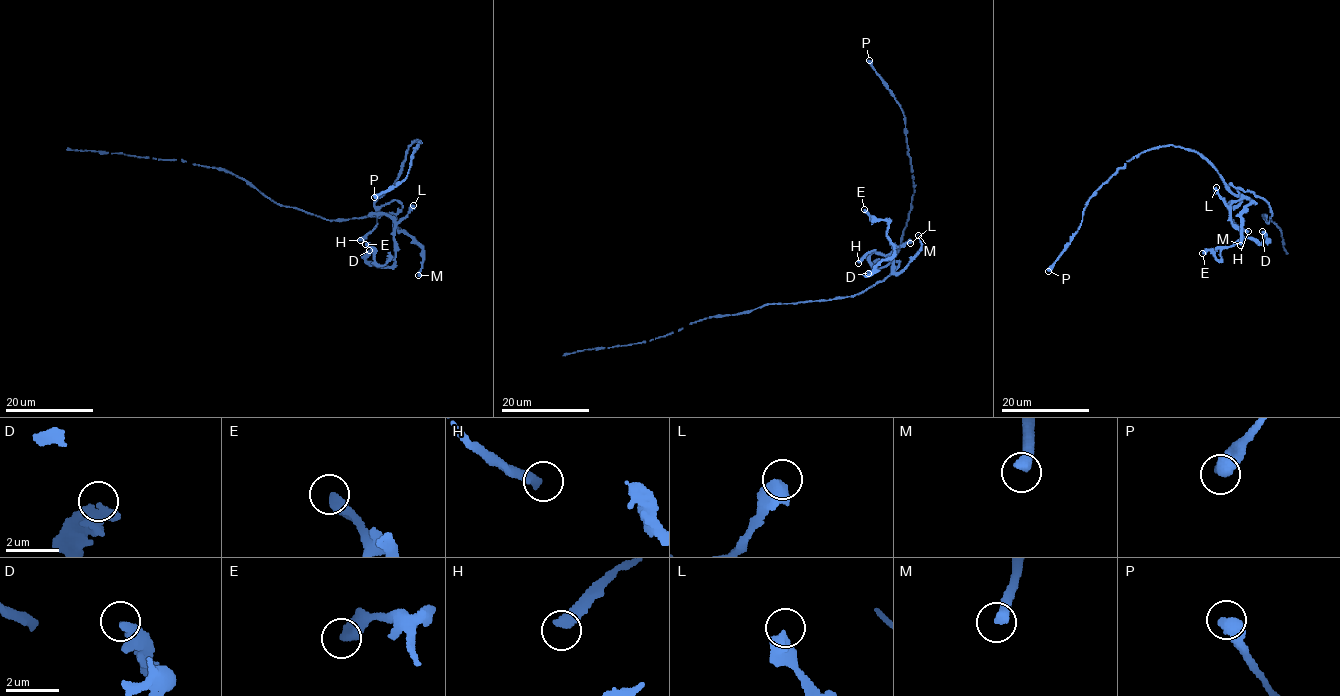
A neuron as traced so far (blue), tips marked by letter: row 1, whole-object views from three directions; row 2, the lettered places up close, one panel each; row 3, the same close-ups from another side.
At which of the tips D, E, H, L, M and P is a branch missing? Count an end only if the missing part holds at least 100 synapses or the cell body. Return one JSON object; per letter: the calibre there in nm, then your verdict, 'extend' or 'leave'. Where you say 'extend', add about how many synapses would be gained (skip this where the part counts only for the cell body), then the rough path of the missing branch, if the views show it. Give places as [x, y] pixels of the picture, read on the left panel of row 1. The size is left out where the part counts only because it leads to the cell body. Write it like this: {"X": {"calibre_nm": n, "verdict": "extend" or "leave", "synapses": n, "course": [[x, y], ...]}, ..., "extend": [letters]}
{"D": {"calibre_nm": 420, "verdict": "leave"}, "E": {"calibre_nm": 440, "verdict": "leave"}, "H": {"calibre_nm": 420, "verdict": "leave"}, "L": {"calibre_nm": 550, "verdict": "leave"}, "M": {"calibre_nm": 400, "verdict": "extend", "synapses": 120, "course": [[418, 275], [420, 277], [431, 264], [431, 248], [437, 242], [417, 228]]}, "P": {"calibre_nm": 600, "verdict": "leave"}, "extend": ["M"]}

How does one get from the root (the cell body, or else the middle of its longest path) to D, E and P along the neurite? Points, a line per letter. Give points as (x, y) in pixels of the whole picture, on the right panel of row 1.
D: (1257, 195), (1230, 184), (1241, 198), (1227, 206), (1244, 236), (1269, 241), (1262, 231)
E: (1257, 195), (1230, 184), (1241, 198), (1227, 206), (1241, 236), (1221, 251), (1220, 260), (1210, 250), (1202, 253)
P: (1257, 195), (1230, 184), (1239, 193), (1233, 194), (1194, 151), (1149, 149), (1096, 191), (1048, 271)

